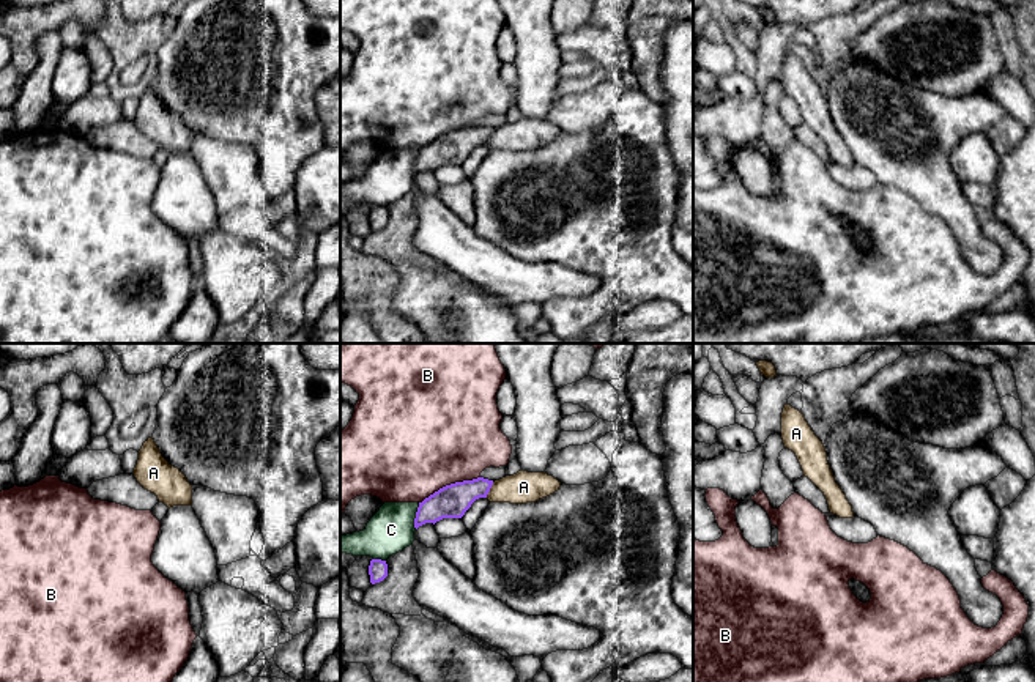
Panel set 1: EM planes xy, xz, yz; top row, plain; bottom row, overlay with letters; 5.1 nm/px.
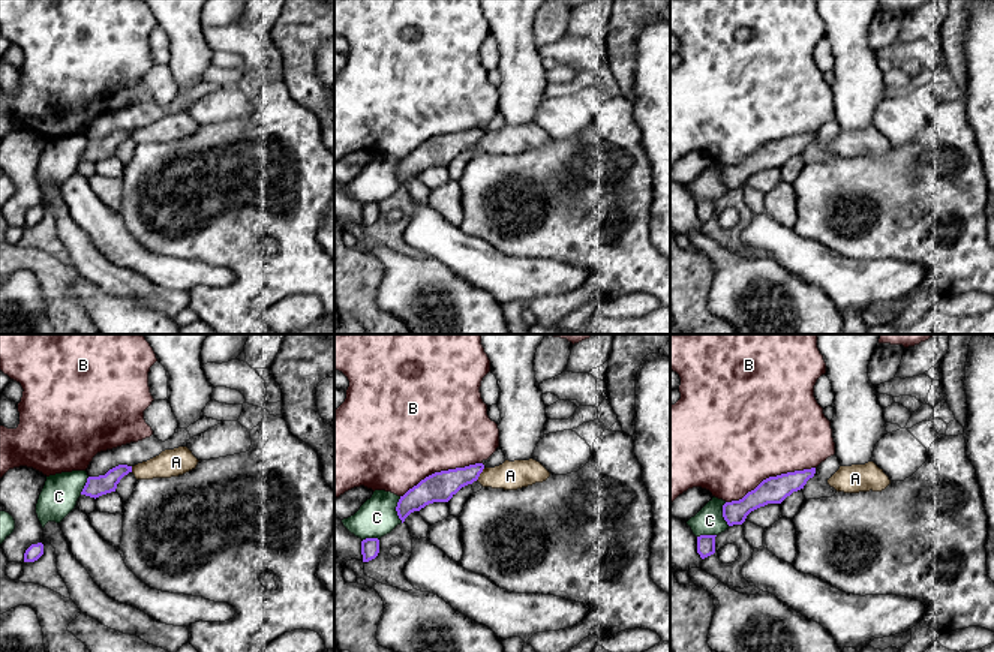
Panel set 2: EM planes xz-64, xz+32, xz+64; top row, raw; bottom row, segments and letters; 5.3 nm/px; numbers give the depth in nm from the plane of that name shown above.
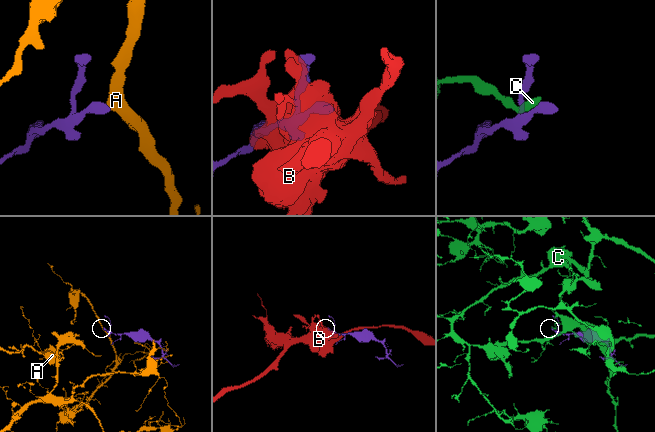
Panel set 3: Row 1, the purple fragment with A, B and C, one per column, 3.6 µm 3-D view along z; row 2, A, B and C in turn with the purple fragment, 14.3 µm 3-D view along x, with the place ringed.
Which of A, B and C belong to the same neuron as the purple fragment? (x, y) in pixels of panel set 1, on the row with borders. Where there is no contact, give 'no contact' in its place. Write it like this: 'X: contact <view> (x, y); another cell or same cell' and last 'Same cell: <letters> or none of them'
A: contact xz (489, 490); same cell
B: contact xz (451, 484); another cell
C: contact xz (416, 515); another cell
Same cell: A

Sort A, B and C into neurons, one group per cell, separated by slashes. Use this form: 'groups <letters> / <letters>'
groups A / B / C

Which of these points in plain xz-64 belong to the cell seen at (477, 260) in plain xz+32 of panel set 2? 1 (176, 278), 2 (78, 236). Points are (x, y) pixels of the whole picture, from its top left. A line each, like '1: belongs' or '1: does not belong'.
1: belongs
2: does not belong

